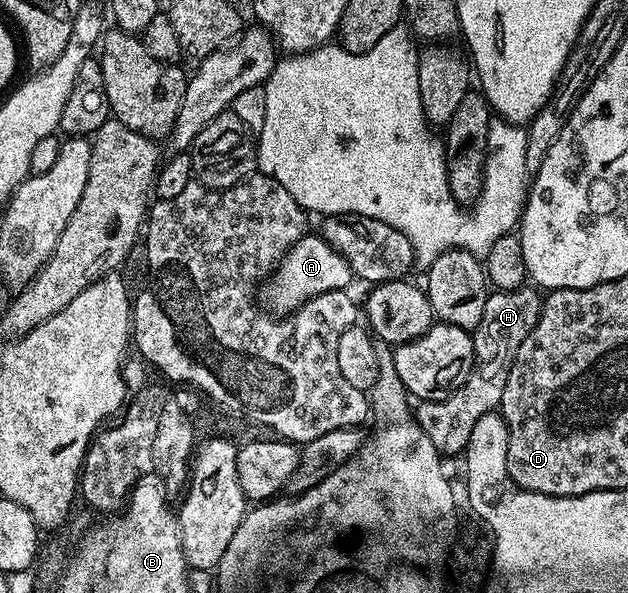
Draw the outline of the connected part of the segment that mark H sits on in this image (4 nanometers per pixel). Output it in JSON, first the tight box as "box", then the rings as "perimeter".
{"box":[414,286,544,457],"perimeter":[[[525,286],[523,288],[514,288],[505,292],[489,291],[488,301],[486,302],[486,311],[482,314],[482,322],[472,332],[472,341],[474,342],[474,352],[476,354],[476,364],[472,367],[472,372],[468,380],[462,386],[458,386],[448,395],[443,396],[440,400],[422,400],[415,405],[414,418],[426,430],[430,442],[445,457],[463,453],[470,442],[470,434],[482,418],[482,414],[495,412],[502,402],[502,390],[506,390],[506,378],[510,378],[510,366],[518,354],[518,350],[529,343],[528,335],[537,331],[541,323],[540,311],[543,310],[544,304],[540,301],[541,293],[535,287]]]}

